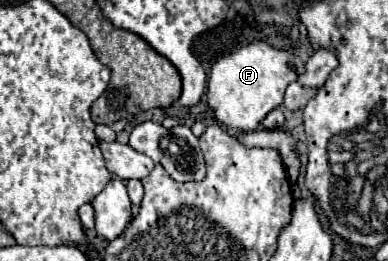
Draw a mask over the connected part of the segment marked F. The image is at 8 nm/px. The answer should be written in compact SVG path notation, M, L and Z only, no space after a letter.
M256 40L244 48L220 58L208 74L208 104L220 124L232 126L242 132L252 132L260 128L266 114L278 108L284 100L284 90L288 84L296 82L298 76L306 72L302 58L294 56L290 50L280 50L268 42Z

